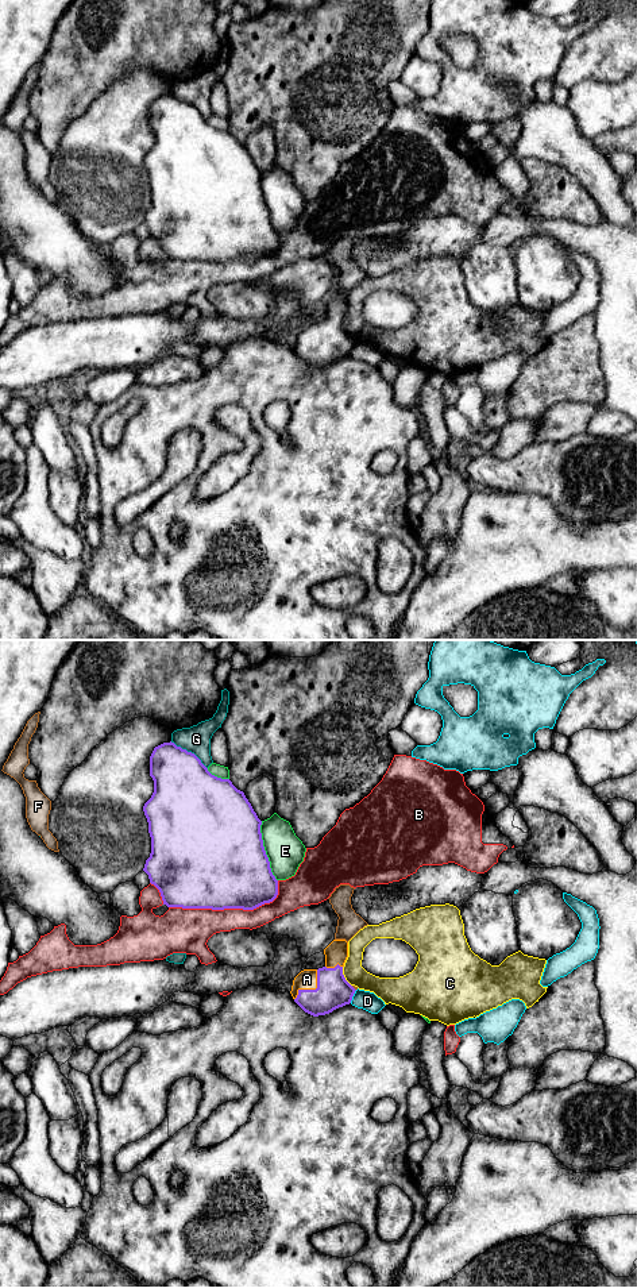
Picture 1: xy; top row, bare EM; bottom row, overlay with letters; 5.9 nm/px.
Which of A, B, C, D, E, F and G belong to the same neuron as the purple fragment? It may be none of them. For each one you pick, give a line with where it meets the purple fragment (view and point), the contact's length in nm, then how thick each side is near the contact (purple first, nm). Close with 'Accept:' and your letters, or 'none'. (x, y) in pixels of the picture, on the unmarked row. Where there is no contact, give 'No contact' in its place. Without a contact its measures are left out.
A: Touches purple at xy (312, 342). Shared border 240 nm. Thickness 200 nm (purple) against 120 nm
Accept: A

